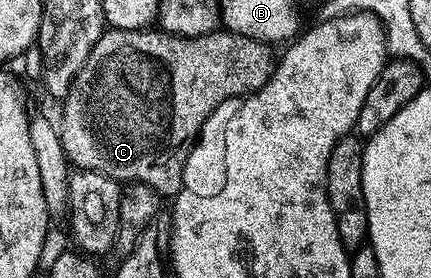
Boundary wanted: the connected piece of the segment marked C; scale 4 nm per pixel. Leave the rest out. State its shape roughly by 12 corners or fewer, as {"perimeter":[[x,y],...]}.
{"perimeter":[[107,29],[64,99],[69,161],[160,196],[276,54]]}

